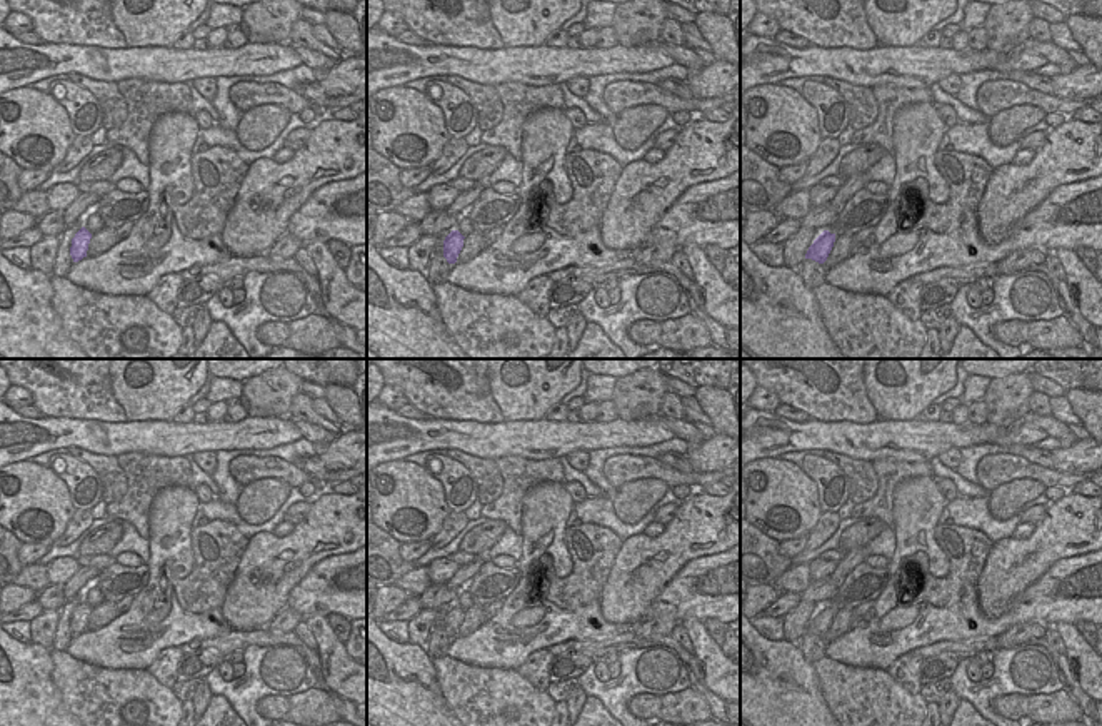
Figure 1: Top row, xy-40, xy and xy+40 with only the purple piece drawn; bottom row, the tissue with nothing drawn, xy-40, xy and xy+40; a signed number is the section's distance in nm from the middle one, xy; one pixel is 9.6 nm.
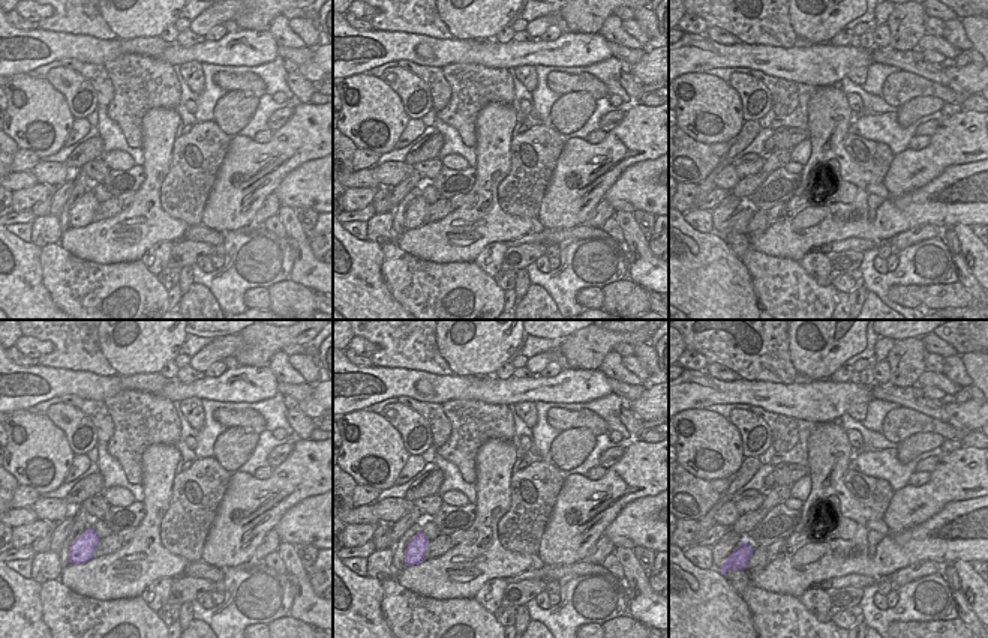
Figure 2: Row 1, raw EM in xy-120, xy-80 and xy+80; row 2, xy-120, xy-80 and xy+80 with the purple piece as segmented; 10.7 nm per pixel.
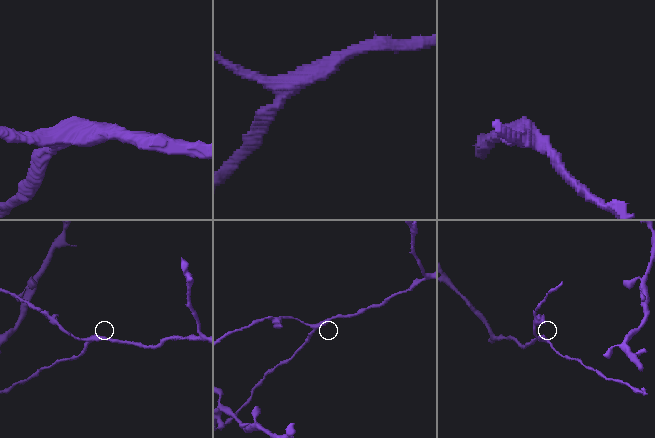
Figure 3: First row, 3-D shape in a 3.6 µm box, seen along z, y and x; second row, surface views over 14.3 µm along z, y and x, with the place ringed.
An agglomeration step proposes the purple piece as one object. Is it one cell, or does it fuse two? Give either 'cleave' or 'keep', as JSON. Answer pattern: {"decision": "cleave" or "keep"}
{"decision": "keep"}

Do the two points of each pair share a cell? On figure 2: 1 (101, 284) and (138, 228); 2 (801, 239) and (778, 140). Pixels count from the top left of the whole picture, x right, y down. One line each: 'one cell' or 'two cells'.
1: two cells
2: two cells

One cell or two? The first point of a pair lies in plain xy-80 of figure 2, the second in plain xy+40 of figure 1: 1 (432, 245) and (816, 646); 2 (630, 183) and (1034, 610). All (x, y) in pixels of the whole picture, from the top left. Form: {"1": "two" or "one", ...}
{"1": "two", "2": "one"}

